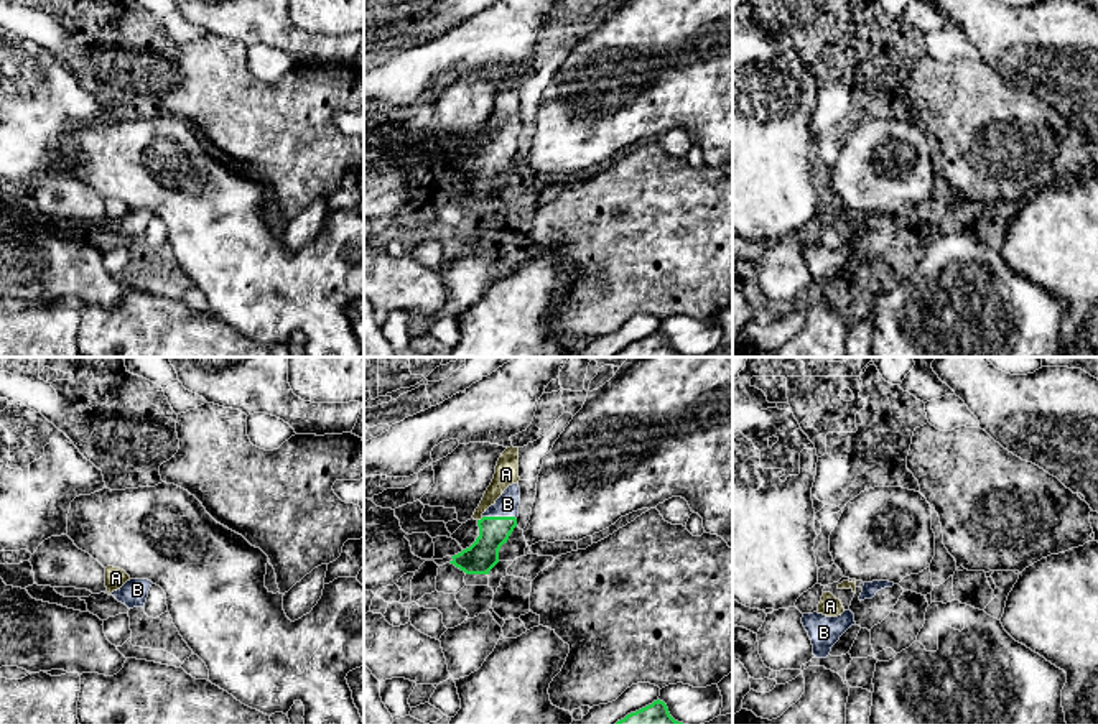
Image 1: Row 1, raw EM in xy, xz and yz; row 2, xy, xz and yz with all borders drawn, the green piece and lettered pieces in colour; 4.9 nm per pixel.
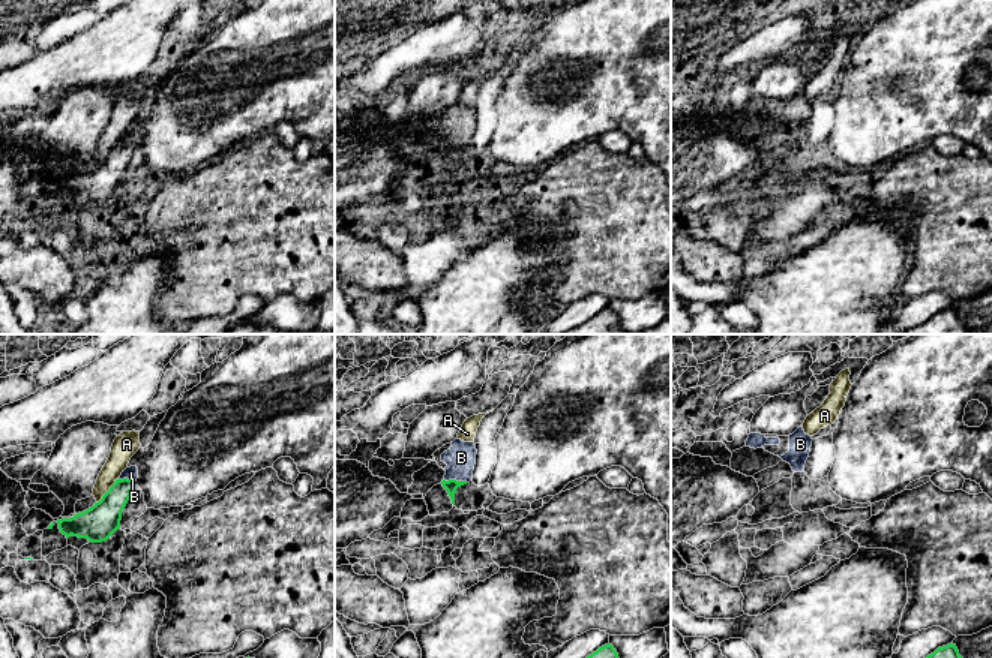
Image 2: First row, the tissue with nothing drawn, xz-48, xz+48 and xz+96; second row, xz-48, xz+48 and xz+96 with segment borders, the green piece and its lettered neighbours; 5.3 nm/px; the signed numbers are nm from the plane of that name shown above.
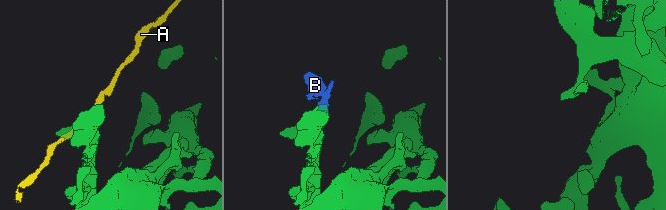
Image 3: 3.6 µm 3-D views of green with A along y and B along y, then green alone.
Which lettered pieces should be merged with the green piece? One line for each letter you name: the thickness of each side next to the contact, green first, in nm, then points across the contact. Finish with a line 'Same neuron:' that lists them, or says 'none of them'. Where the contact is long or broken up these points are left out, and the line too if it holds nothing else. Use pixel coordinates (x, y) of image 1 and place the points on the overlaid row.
B: calibres 160 and 110 nm
Same neuron: B

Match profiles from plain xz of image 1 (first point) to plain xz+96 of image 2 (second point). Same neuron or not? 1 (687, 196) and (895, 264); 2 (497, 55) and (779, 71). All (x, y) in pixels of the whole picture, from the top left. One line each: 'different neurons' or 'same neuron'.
1: different neurons
2: different neurons

